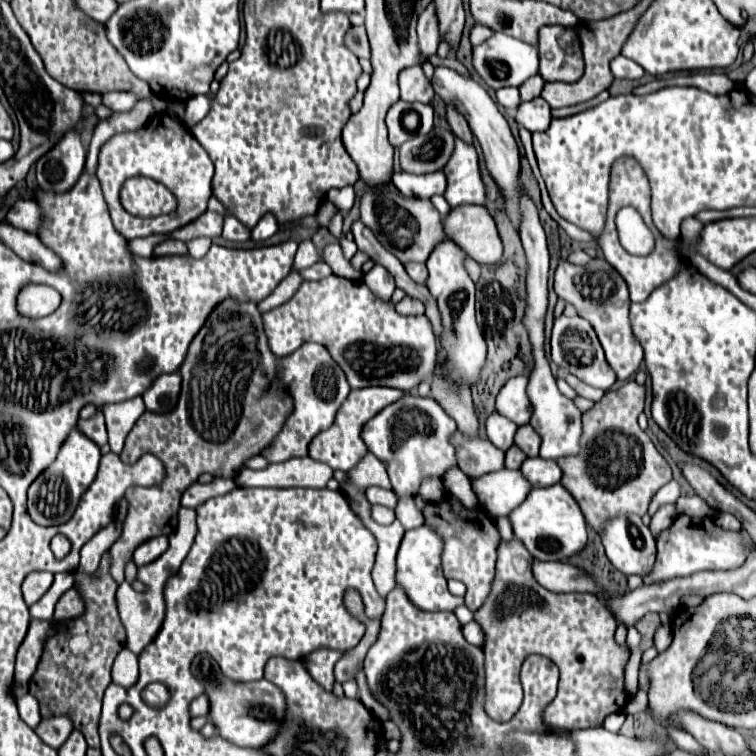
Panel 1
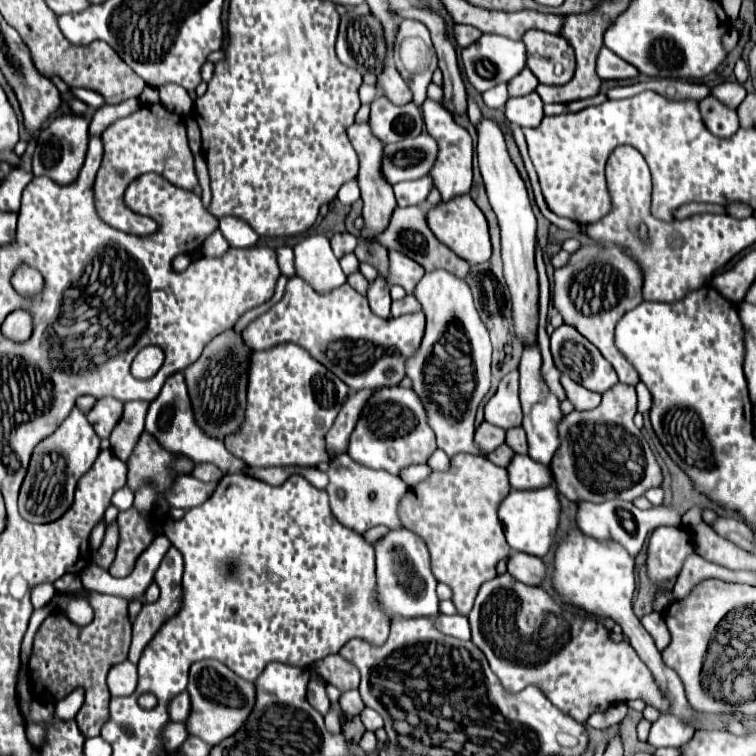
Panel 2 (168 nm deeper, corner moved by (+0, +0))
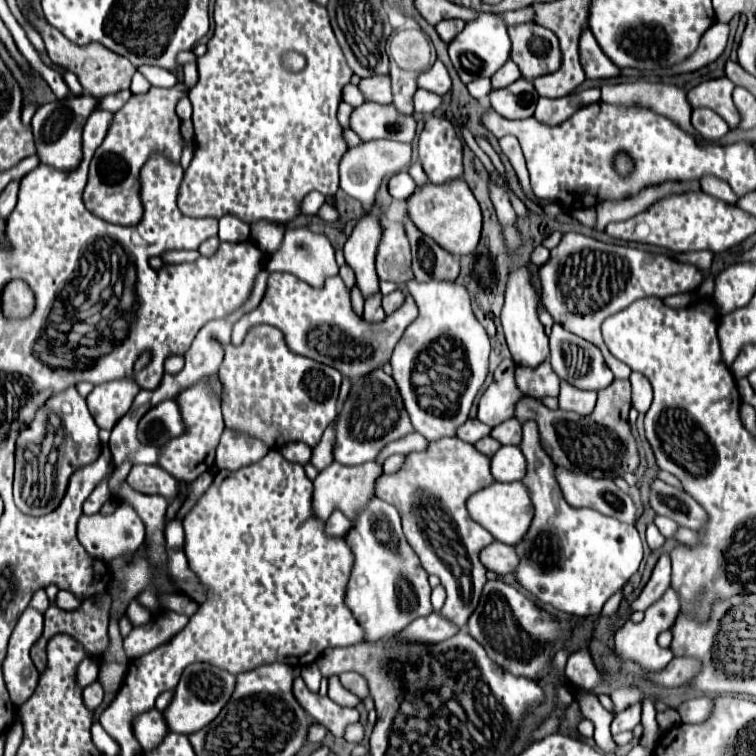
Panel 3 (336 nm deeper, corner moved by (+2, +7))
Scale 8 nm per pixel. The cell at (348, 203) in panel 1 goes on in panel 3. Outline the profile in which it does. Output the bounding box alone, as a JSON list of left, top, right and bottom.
[339,139,412,213]

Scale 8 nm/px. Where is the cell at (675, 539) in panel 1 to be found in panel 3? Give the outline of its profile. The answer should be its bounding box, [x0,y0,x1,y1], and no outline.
[646,523,664,549]

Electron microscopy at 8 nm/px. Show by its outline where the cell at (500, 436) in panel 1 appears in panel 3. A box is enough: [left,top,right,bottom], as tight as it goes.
[456,419,492,443]

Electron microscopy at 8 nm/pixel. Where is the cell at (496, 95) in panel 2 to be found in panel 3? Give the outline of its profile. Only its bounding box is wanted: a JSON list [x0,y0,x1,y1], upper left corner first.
[466,79,492,99]

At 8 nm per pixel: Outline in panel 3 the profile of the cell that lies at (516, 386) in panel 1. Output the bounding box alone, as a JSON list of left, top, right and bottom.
[478,359,522,427]

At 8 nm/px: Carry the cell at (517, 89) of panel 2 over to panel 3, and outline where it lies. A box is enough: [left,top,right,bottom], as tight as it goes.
[490,59,520,89]

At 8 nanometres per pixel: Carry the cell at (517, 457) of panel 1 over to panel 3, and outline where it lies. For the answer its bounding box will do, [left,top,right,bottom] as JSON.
[474,437,500,457]

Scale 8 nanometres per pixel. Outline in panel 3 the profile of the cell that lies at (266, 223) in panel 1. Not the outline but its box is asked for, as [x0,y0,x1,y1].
[218,215,250,243]

